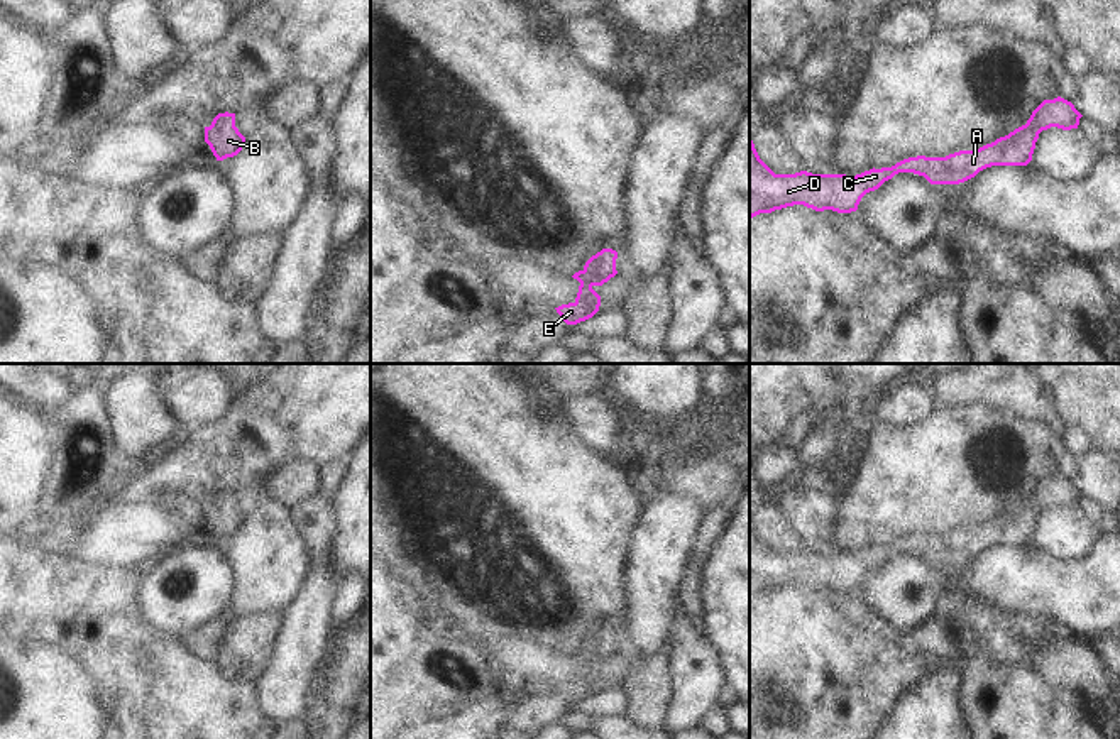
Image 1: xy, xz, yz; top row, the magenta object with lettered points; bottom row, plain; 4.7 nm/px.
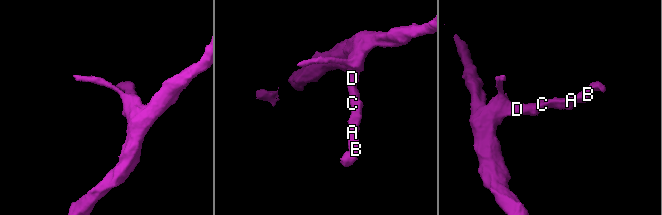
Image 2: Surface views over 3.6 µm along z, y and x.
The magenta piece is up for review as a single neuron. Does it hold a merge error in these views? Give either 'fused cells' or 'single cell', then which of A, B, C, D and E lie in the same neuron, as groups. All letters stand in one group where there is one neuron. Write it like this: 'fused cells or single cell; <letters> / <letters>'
single cell; A B C D E

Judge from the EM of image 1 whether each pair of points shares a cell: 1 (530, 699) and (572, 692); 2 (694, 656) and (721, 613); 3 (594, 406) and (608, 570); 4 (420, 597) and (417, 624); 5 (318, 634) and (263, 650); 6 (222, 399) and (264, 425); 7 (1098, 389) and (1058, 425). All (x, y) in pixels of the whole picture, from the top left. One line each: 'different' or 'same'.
1: same
2: different
3: different
4: different
5: different
6: different
7: different

